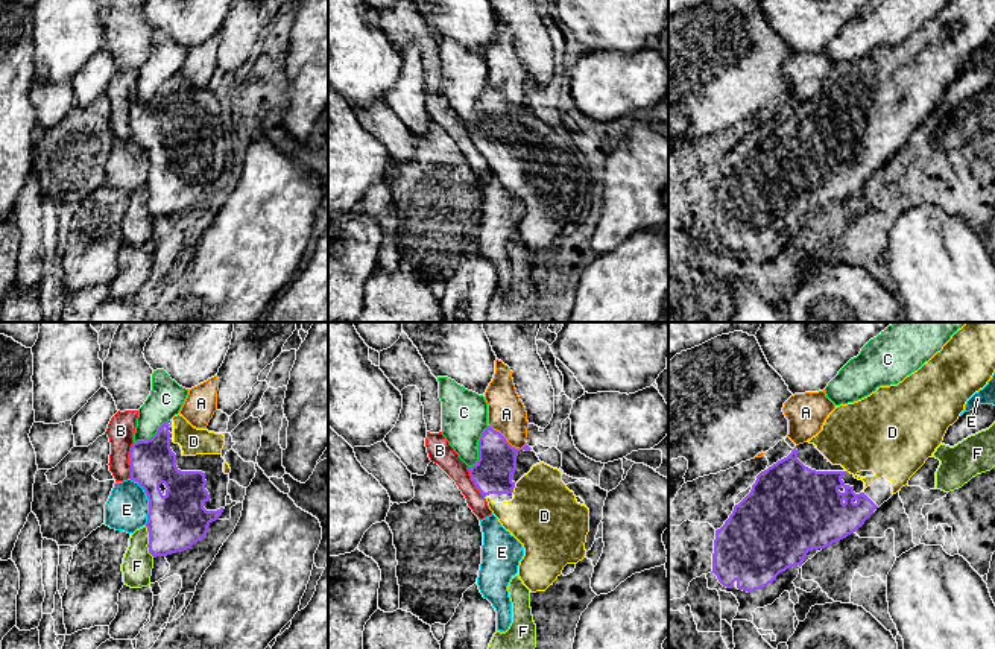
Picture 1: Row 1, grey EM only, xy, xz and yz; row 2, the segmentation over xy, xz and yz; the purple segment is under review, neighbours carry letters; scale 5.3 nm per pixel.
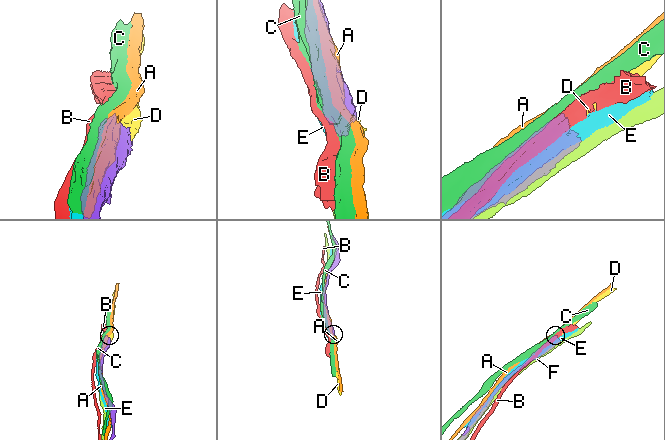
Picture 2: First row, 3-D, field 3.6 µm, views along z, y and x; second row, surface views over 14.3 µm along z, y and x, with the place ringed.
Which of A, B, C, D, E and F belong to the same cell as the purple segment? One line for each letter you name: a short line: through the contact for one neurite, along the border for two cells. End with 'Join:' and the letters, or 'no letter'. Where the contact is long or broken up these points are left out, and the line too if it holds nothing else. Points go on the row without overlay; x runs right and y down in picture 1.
Join: D

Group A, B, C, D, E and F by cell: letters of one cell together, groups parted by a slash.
A / B / C / D / E / F

